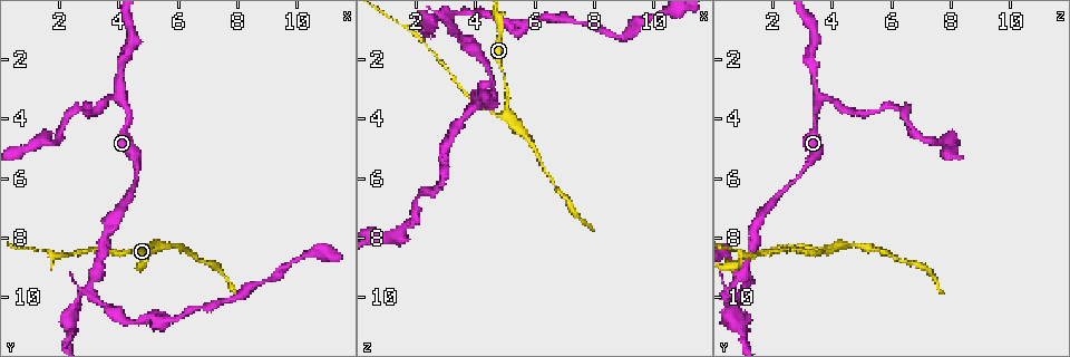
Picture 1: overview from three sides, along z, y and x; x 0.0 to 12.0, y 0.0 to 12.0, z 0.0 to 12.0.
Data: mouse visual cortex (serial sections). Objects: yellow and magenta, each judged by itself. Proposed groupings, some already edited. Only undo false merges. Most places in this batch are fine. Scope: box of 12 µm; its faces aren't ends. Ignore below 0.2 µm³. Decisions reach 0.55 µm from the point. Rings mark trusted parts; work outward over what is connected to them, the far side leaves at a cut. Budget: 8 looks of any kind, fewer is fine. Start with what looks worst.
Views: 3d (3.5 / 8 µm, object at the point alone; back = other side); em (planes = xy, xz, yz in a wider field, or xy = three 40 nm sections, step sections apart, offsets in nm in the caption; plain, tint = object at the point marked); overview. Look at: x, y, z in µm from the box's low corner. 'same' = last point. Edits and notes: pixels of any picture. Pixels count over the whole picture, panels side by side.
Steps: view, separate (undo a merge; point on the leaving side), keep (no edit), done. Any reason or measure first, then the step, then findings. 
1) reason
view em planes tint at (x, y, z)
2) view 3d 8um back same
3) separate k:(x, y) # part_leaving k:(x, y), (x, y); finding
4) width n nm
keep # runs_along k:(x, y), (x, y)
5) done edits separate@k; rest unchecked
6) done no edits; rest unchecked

view 3d 3.5um at (5.1, 8.3, 3.8)

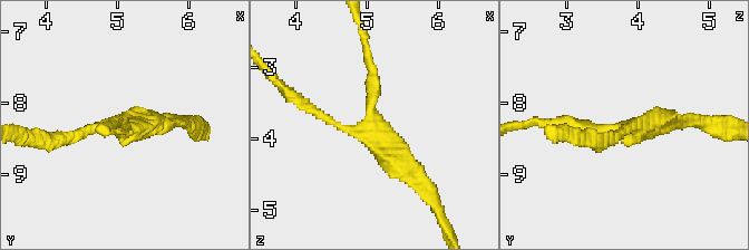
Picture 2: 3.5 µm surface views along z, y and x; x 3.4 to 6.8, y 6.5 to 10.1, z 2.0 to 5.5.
view em xy step 1 plain at (5.10, 8.40, 3.80)

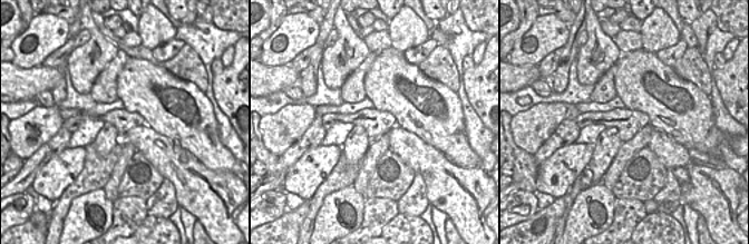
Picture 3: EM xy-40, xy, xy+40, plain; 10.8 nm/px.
view em xy step 1 tint same

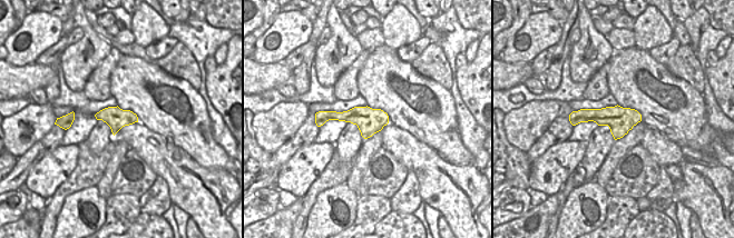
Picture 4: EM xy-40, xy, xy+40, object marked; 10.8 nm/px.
keep # runs_along 4:(320, 115), (385, 120); all the same cell

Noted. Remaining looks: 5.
sudden change in width
view 3d 8um at (4.7, 5.7, 3.1)

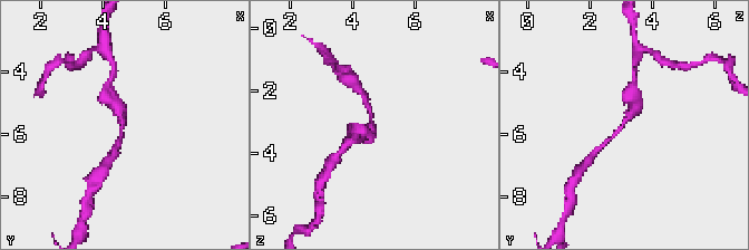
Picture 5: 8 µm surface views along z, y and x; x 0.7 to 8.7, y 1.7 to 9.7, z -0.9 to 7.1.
closer look
view 3d 3.5um at (4.7, 5.6, 3.1)

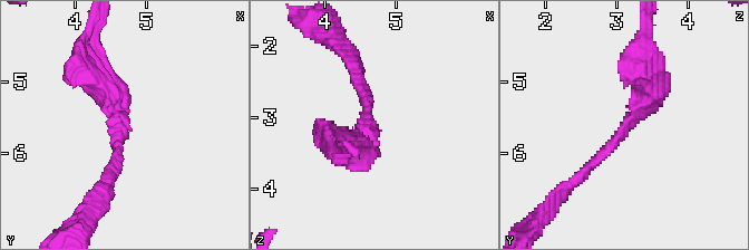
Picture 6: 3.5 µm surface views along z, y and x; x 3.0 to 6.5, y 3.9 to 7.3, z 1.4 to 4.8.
keep # runs_along 6:(643, 73), (647, 107), (575, 179); continuous, no second cell

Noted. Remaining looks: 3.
side arm on a straight run
view em xy step 1 tint at (4.1, 3.3, 3.6)

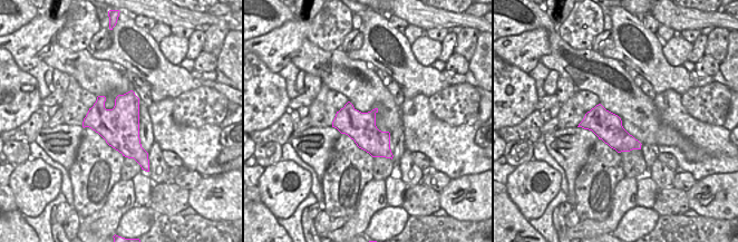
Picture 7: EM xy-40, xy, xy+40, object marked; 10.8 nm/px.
wider look
view 3d 3.5um same

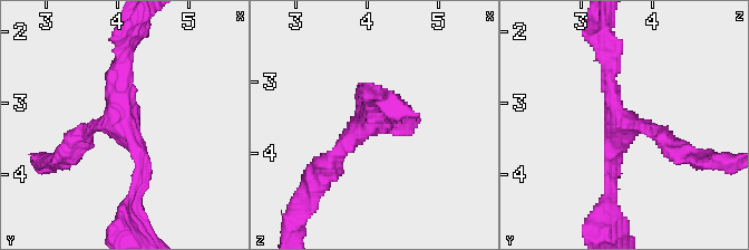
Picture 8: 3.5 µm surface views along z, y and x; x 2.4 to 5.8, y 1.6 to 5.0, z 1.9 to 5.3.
arm_widths 150, 200, 250 nm
keep # runs_along 8:(385, 115), (343, 143), (327, 172); continuous, no second cell

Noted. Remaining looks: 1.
done no edits; rest unchecked

